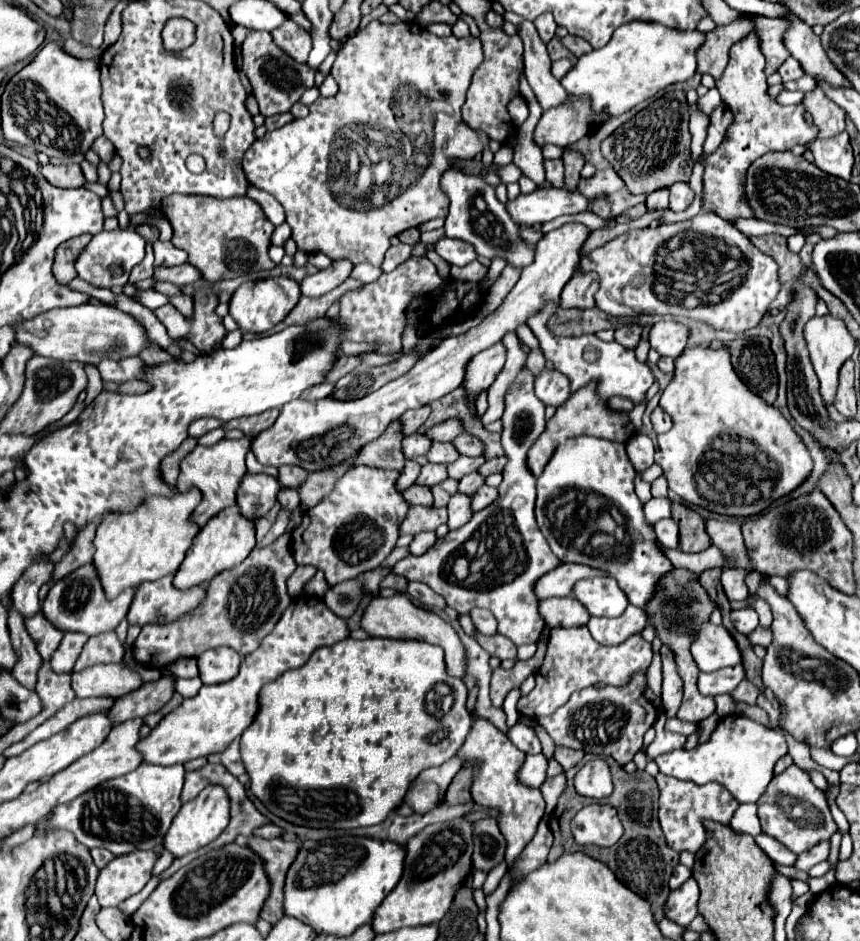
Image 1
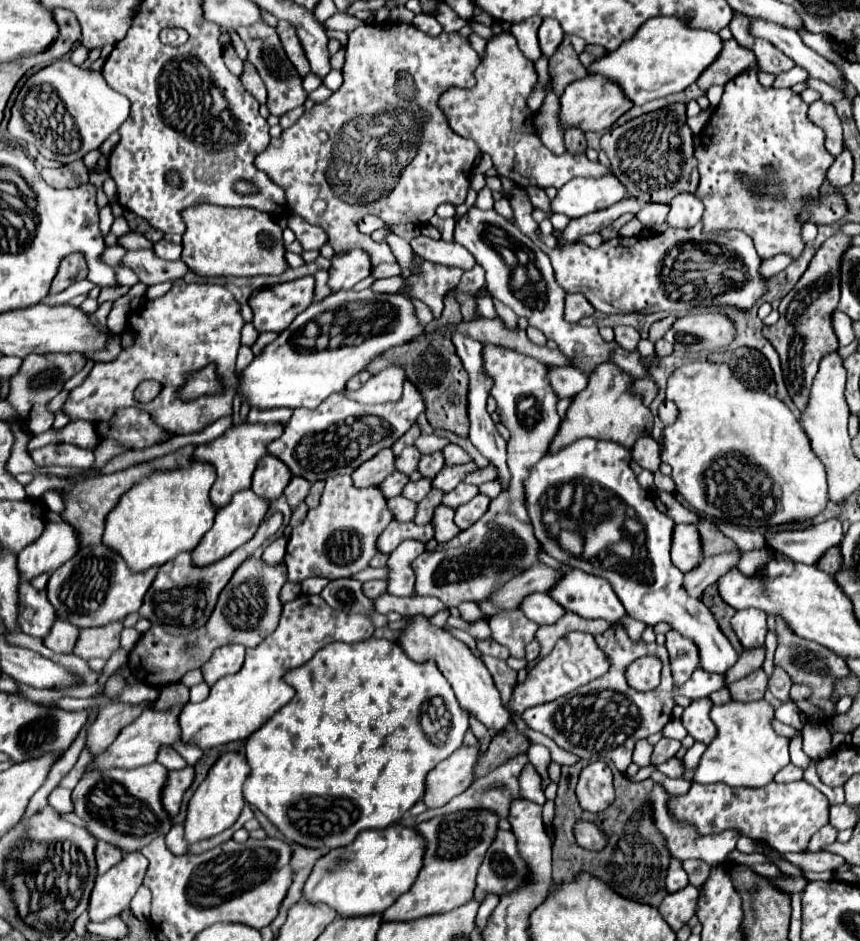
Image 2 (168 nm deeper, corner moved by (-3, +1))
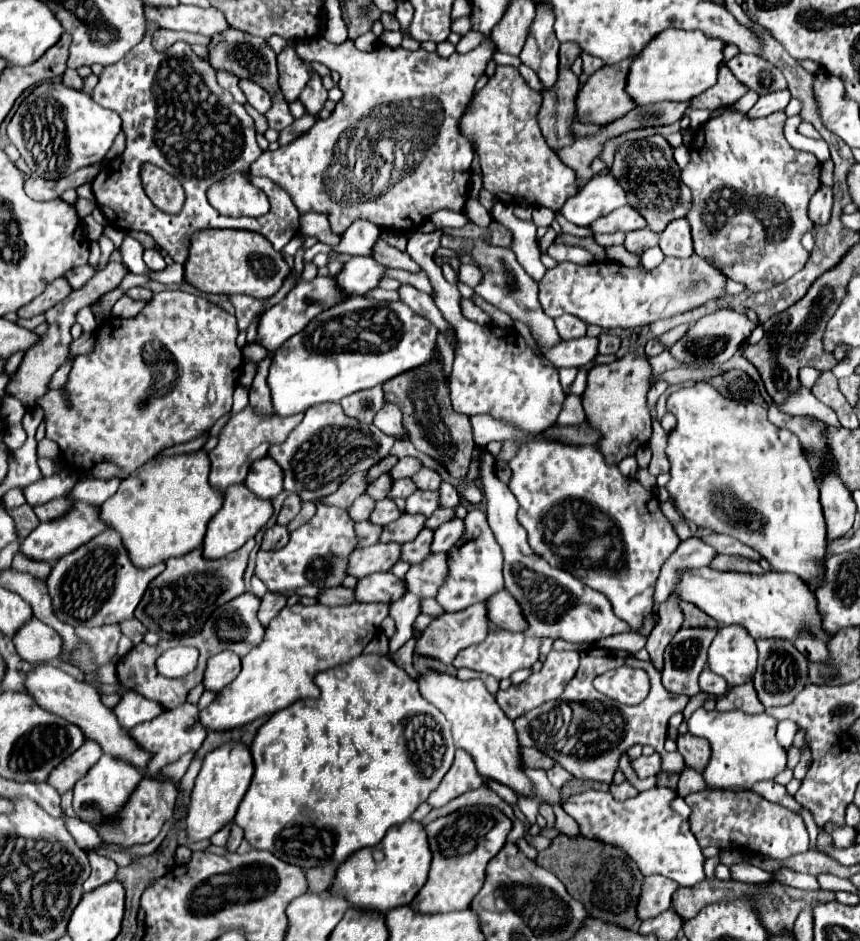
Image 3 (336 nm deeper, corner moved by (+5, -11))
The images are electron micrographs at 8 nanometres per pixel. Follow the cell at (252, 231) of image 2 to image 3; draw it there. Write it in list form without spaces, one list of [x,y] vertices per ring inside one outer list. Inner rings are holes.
[[[199,230],[191,236],[187,260],[183,264],[185,280],[201,292],[223,294],[249,294],[255,298],[269,298],[281,286],[289,274],[289,266],[283,256],[263,238],[249,230]]]

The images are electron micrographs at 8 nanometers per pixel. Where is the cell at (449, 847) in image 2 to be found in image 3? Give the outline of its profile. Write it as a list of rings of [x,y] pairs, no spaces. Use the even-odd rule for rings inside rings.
[[[463,808],[449,816],[443,816],[427,828],[429,848],[433,854],[429,880],[411,900],[409,908],[419,914],[447,914],[455,910],[467,910],[473,896],[481,890],[487,862],[501,850],[511,830],[511,820],[497,808]]]

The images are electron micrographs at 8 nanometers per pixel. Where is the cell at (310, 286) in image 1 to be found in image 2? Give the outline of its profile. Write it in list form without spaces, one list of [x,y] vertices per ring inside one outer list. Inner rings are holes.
[[[351,250],[345,254],[335,254],[329,268],[329,286],[333,292],[351,290],[357,282],[371,274],[371,258],[365,250]]]

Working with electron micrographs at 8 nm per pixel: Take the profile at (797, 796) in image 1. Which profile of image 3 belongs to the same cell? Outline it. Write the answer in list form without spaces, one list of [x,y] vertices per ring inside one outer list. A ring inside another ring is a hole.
[[[701,790],[685,796],[687,806],[691,808],[691,832],[697,836],[701,848],[717,846],[743,848],[751,854],[763,854],[769,858],[791,858],[795,854],[809,850],[809,834],[801,814],[765,800],[753,790],[727,792],[727,790]]]

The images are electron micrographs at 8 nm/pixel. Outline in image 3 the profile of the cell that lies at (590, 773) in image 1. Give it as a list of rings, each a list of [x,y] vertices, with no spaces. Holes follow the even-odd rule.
[[[655,786],[651,790],[639,792],[639,796],[631,800],[617,802],[609,792],[587,790],[571,796],[563,808],[577,820],[579,830],[585,836],[623,846],[623,850],[627,850],[627,854],[637,862],[643,876],[661,874],[675,880],[679,886],[693,886],[705,878],[705,856],[689,830],[689,822],[671,810],[669,802],[675,796],[675,788]]]

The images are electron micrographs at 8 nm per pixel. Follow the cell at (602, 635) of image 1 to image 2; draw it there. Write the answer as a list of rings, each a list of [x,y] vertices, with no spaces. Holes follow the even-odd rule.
[[[613,624],[607,632],[595,636],[595,642],[607,654],[607,660],[611,660],[611,670],[607,670],[603,678],[589,682],[587,686],[581,686],[579,690],[573,690],[573,694],[565,694],[563,698],[557,698],[555,702],[545,702],[543,706],[535,706],[521,714],[527,728],[549,736],[551,740],[555,740],[559,748],[583,760],[609,758],[617,770],[625,772],[627,766],[631,764],[635,742],[655,732],[661,732],[663,726],[671,720],[675,696],[687,696],[695,700],[695,698],[705,698],[711,692],[725,686],[723,674],[711,674],[701,668],[697,668],[683,686],[675,686],[669,672],[667,650],[655,642],[653,644],[631,642],[623,626]],[[649,654],[657,656],[663,662],[661,686],[657,686],[653,692],[637,692],[627,686],[623,672],[625,672],[625,666],[629,666],[635,658],[649,656]]]

